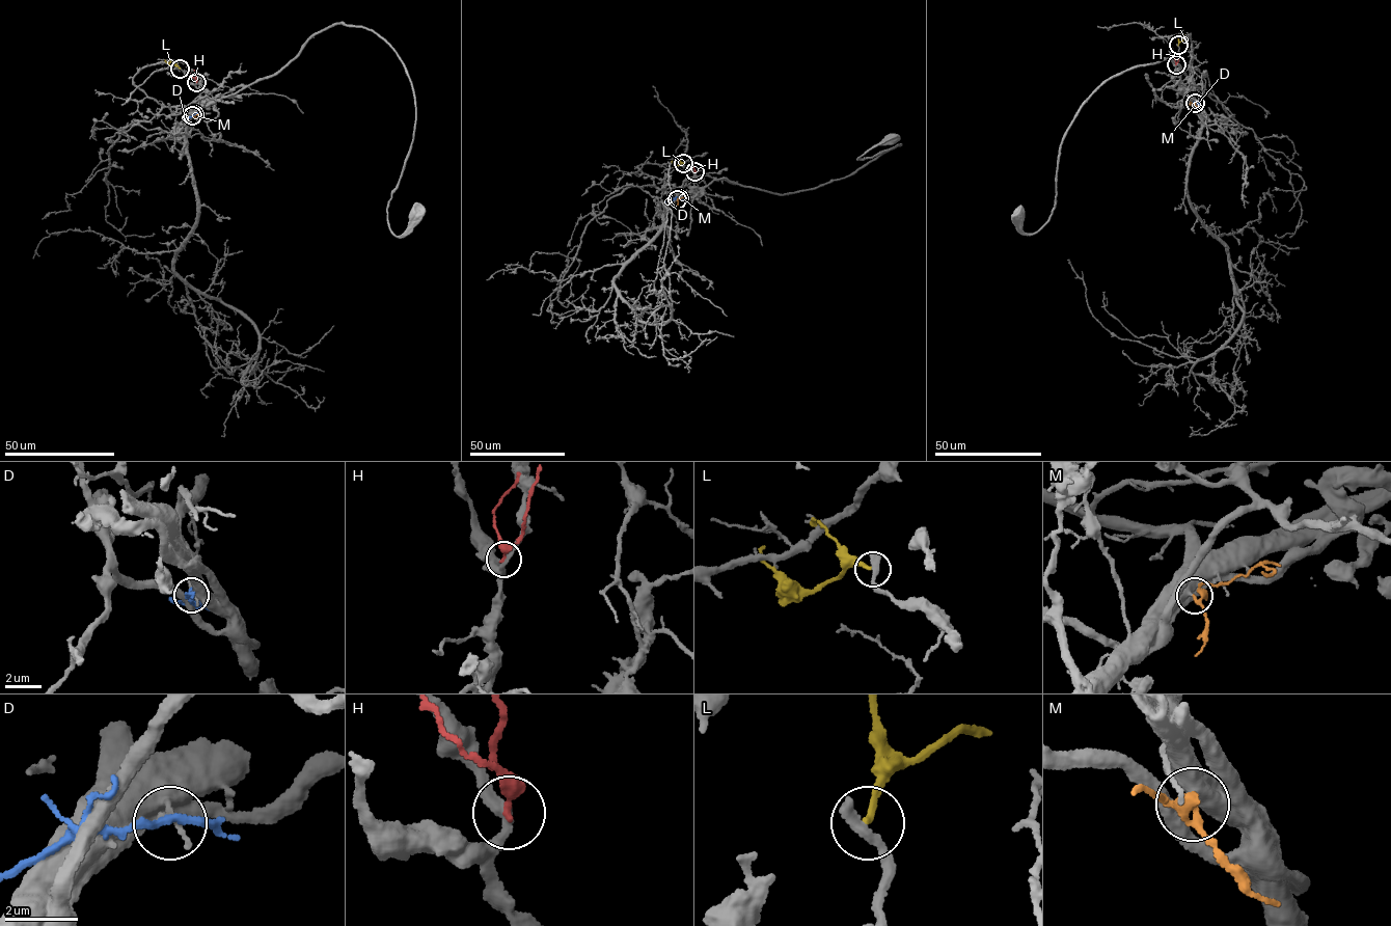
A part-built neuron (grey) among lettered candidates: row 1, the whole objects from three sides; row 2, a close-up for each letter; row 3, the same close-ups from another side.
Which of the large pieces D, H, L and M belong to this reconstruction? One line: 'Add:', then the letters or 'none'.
Add: M

